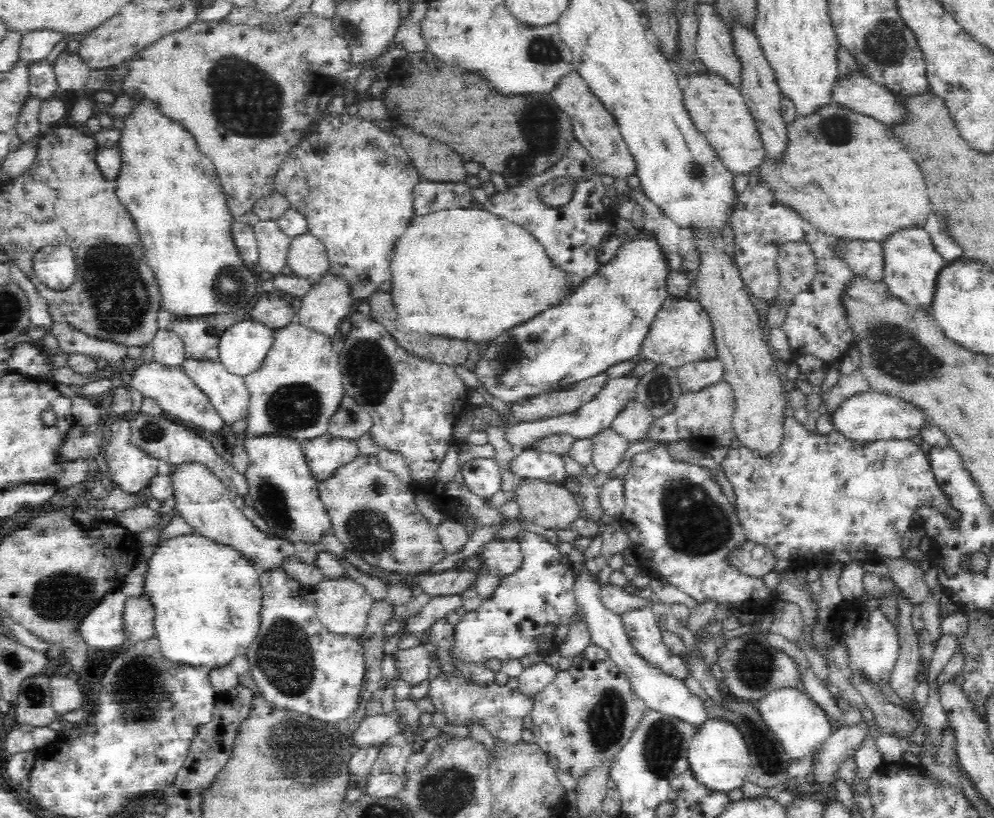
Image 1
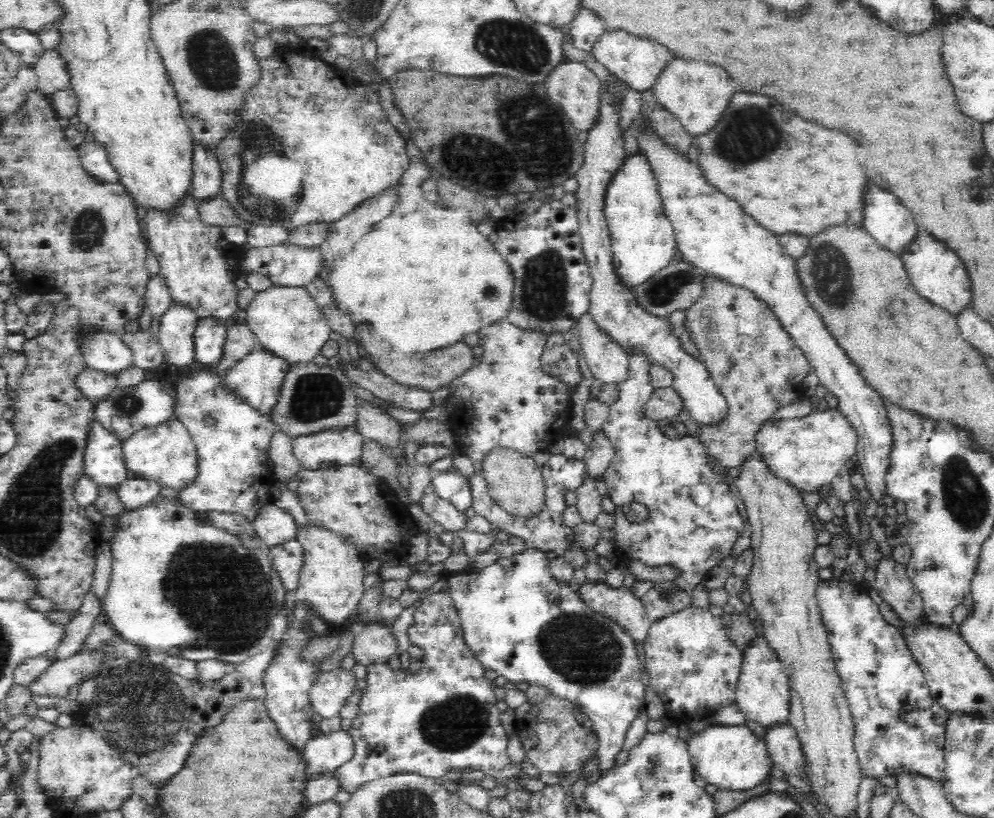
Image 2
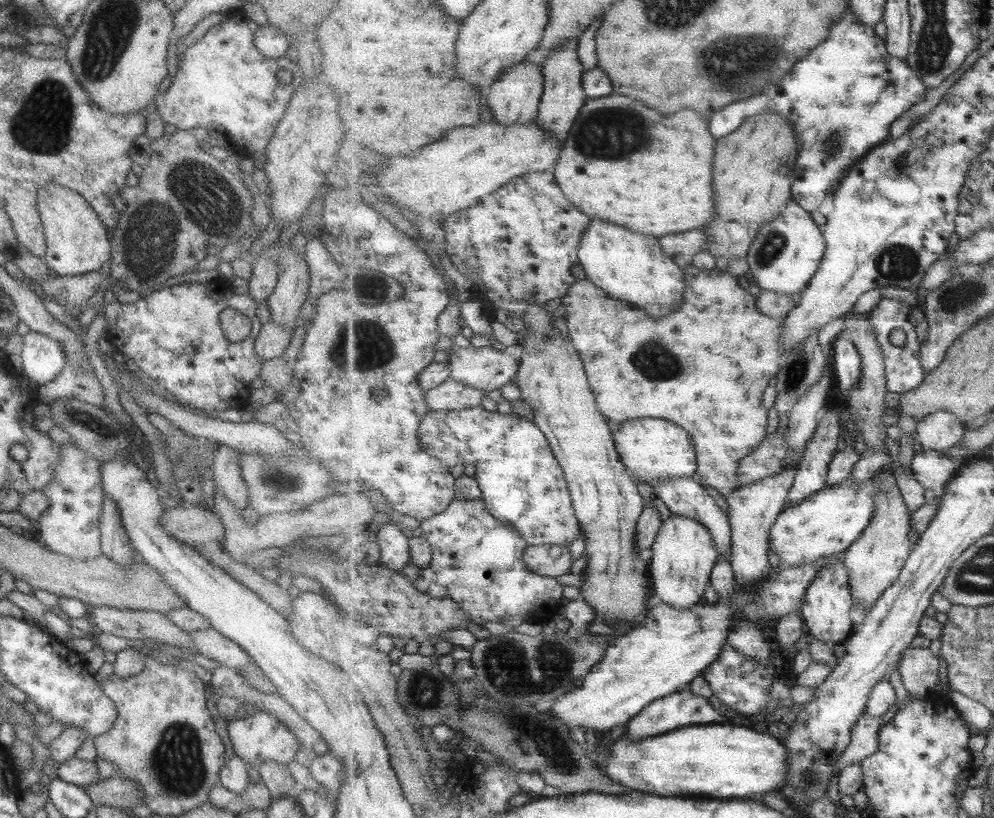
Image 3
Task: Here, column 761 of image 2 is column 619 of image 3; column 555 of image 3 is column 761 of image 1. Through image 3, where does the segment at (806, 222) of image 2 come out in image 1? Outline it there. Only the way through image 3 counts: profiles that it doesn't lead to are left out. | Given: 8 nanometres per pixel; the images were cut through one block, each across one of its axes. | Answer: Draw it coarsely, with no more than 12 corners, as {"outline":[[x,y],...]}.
{"outline":[[832,100],[756,171],[814,228],[882,243],[924,226],[920,168]]}

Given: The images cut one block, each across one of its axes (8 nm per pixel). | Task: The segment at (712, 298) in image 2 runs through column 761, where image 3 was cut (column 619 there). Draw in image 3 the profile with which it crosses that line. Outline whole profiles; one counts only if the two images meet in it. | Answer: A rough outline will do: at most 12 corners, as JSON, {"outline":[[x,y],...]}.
{"outline":[[684,269],[659,318],[589,280],[561,300],[613,431],[675,421],[723,496],[766,439],[785,318]]}

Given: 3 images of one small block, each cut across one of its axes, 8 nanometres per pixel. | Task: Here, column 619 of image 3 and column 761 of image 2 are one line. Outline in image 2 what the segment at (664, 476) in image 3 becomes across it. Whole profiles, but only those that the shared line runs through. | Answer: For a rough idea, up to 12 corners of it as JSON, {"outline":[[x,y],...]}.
{"outline":[[836,409],[772,422],[757,451],[800,493],[829,487],[857,434]]}

